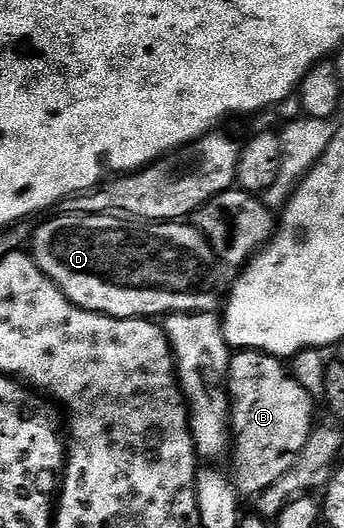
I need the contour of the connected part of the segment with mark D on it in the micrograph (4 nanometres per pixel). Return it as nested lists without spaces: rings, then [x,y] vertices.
[[[66,214],[55,216],[44,222],[40,228],[34,229],[29,241],[30,255],[34,256],[37,266],[60,288],[71,303],[86,312],[102,312],[105,316],[116,316],[118,320],[133,320],[136,318],[166,318],[172,314],[194,314],[196,312],[218,313],[224,307],[225,297],[229,292],[228,269],[218,254],[211,249],[211,243],[187,222],[128,222],[115,214],[106,216],[85,216],[82,214]]]

